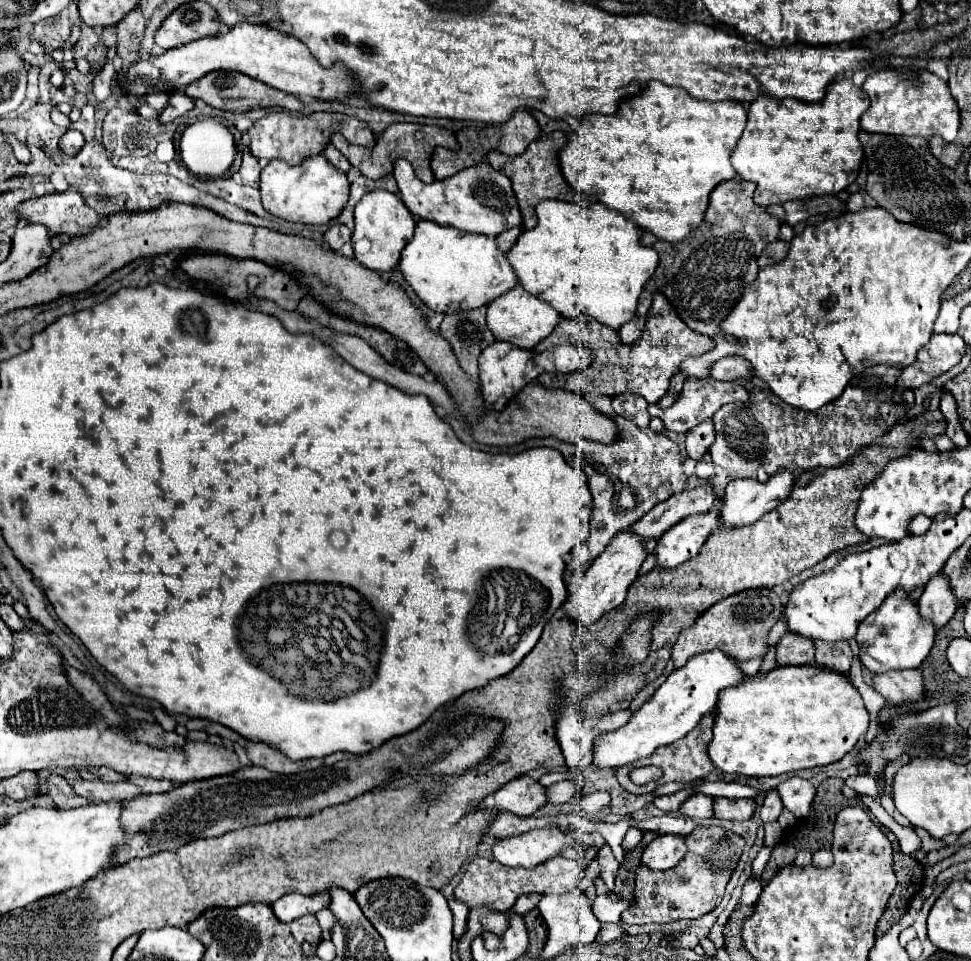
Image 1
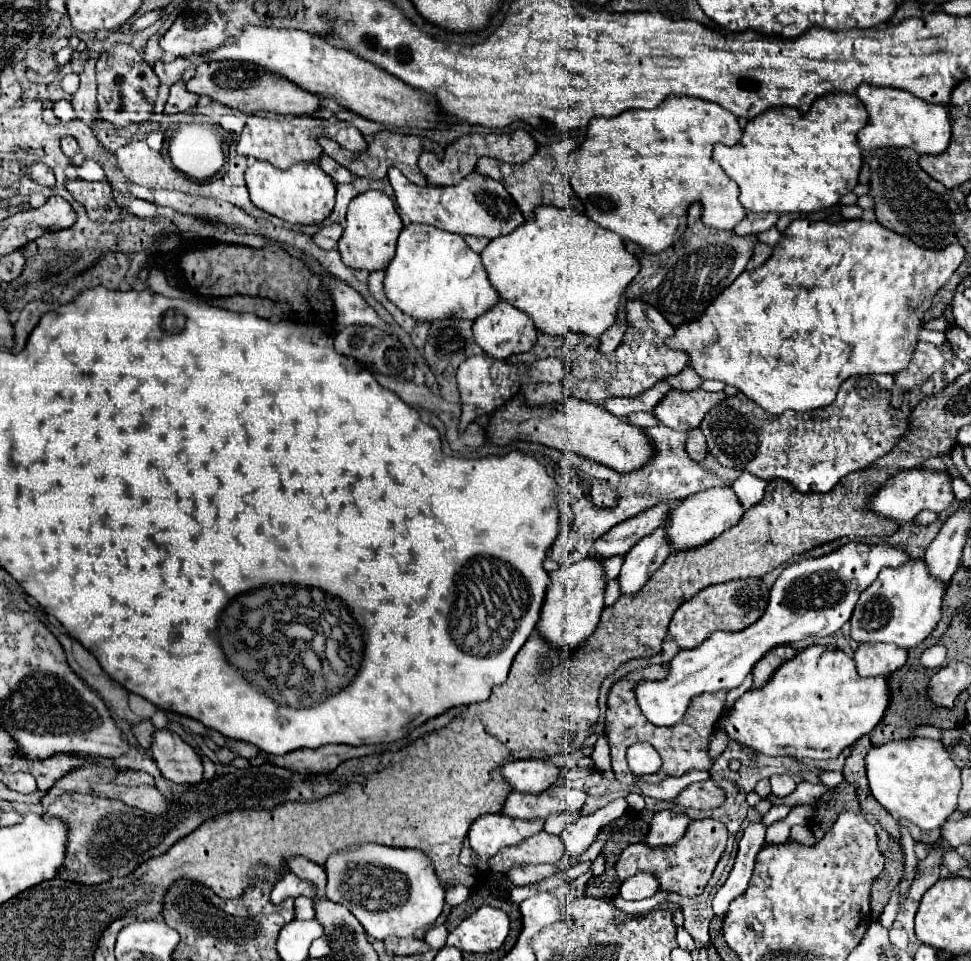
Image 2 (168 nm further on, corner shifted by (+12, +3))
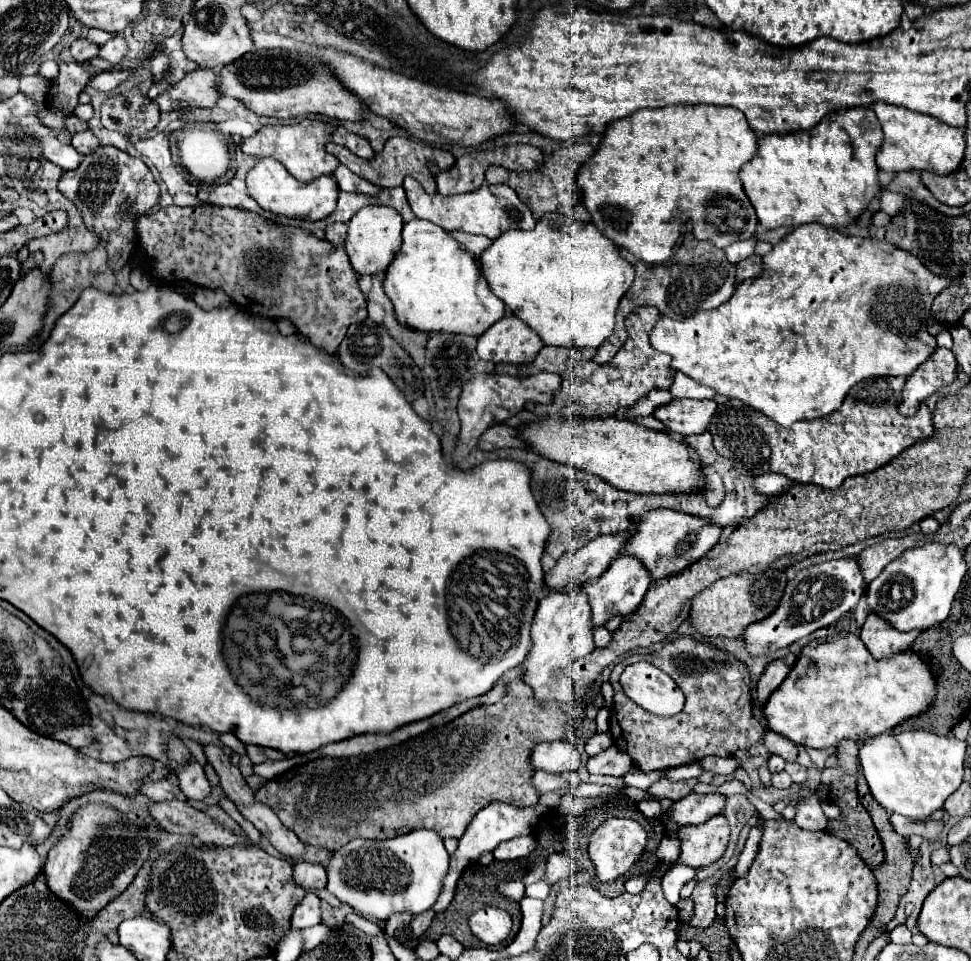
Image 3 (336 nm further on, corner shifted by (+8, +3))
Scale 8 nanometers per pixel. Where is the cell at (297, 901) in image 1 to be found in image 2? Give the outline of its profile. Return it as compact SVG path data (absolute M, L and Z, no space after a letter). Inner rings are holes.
M292 872L282 874L282 878L276 882L276 886L272 890L272 902L278 904L286 898L298 898L298 896L314 898L316 886L312 886L312 882L308 882L308 880L296 878L296 874L292 874Z

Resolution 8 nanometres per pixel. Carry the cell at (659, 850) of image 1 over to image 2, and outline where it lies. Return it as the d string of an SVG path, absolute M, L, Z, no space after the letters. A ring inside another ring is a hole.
M674 810L656 812L650 822L650 832L646 836L646 844L670 846L684 836L688 824L690 824L690 816L684 812L674 812Z

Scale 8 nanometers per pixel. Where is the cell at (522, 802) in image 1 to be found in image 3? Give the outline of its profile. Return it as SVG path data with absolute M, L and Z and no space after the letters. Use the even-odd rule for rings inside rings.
M544 742L538 744L530 756L530 764L534 770L544 770L550 774L574 772L580 766L580 754L574 744L562 742Z

